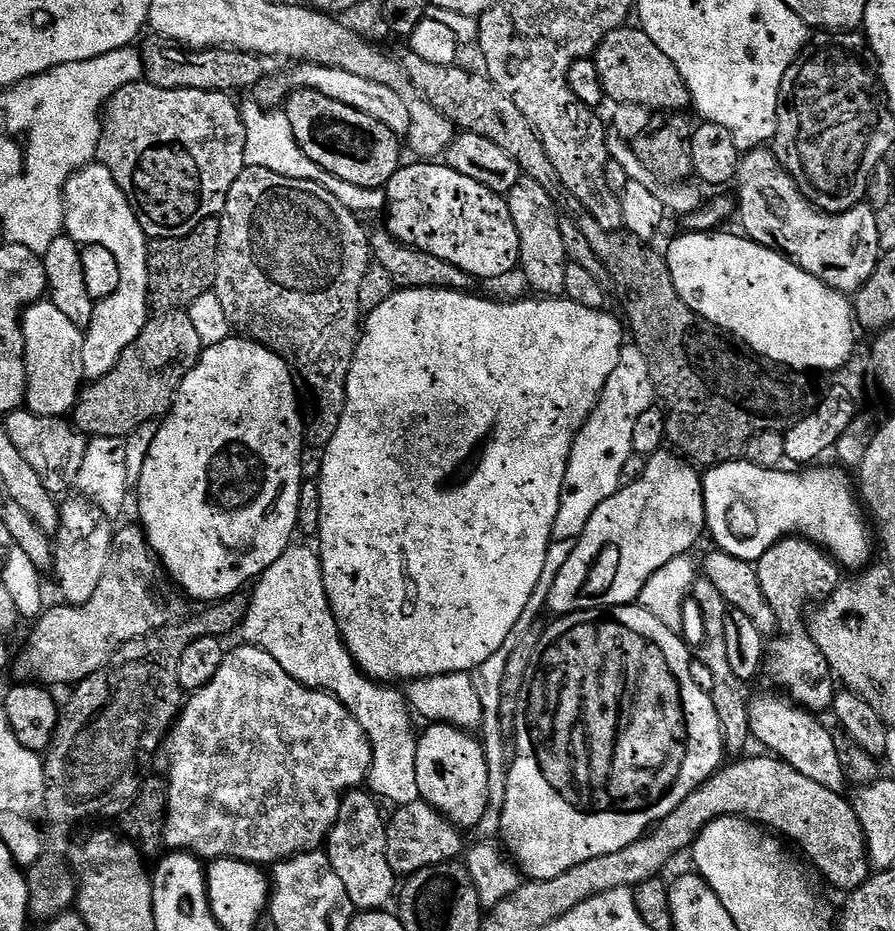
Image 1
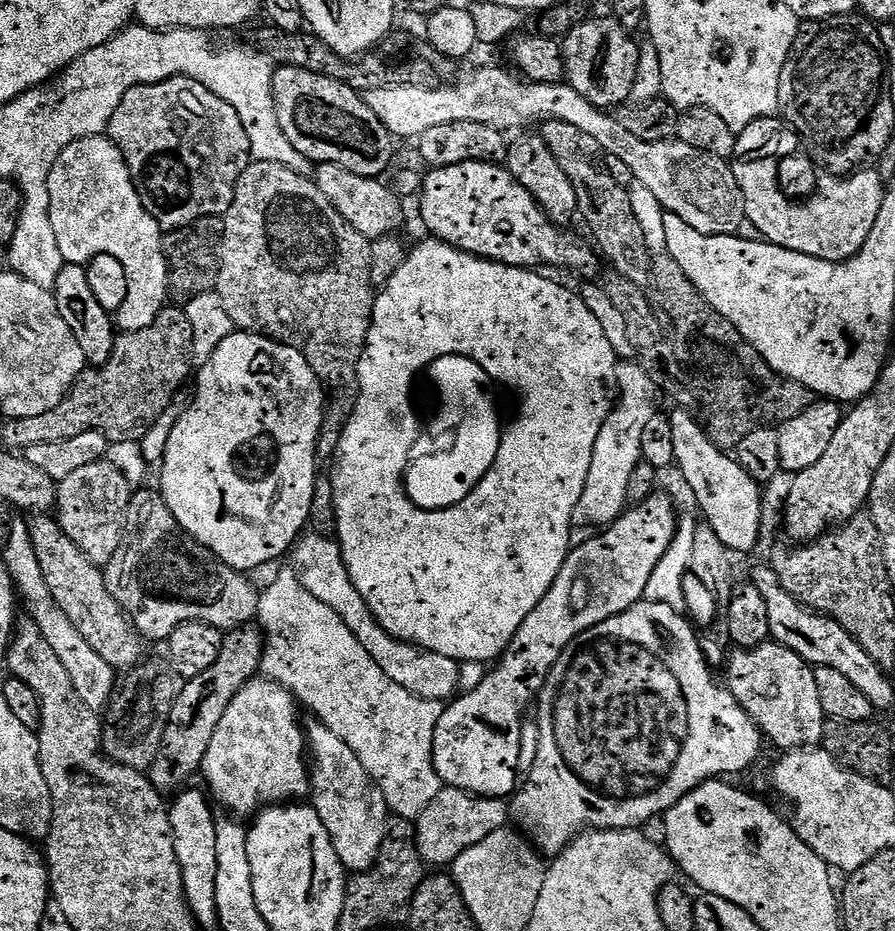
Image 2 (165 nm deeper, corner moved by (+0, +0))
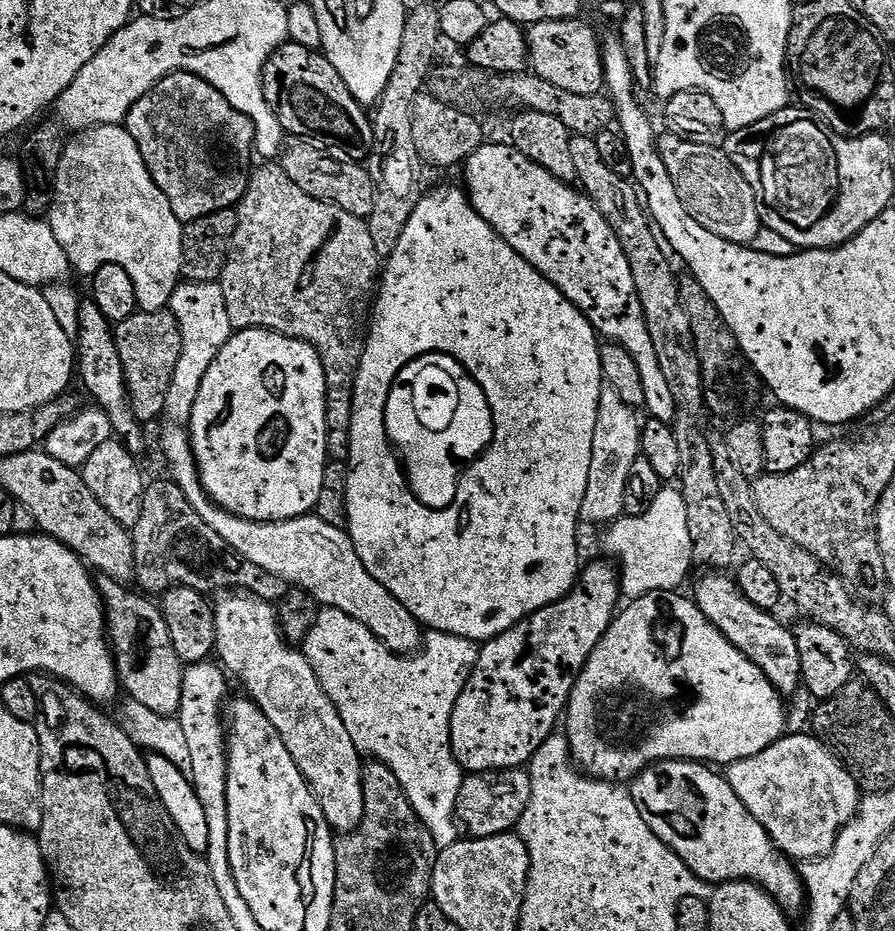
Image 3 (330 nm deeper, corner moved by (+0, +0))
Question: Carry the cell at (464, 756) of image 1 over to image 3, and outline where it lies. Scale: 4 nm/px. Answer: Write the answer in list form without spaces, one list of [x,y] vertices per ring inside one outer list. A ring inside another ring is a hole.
[[[611,563],[608,564],[592,564],[589,568],[587,565],[581,571],[579,580],[562,599],[539,608],[479,649],[475,657],[476,665],[472,673],[470,668],[464,689],[456,696],[450,722],[452,752],[465,773],[506,772],[513,768],[524,768],[527,760],[535,752],[537,755],[547,740],[553,739],[555,732],[552,731],[565,715],[568,696],[586,666],[588,655],[596,649],[618,615],[618,605],[622,600],[620,574]]]

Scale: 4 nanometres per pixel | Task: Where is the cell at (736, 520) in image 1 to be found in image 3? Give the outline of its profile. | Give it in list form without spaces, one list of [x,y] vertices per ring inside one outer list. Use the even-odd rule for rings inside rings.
[[[484,143],[474,155],[463,165],[463,187],[474,210],[492,229],[498,233],[534,270],[542,273],[554,287],[569,300],[576,309],[592,323],[592,329],[605,341],[622,346],[634,358],[638,366],[638,374],[642,374],[642,390],[646,390],[644,408],[647,415],[658,422],[670,425],[676,423],[676,403],[674,393],[666,383],[666,374],[662,374],[662,366],[658,362],[658,354],[654,351],[654,338],[650,338],[650,330],[646,326],[646,318],[642,310],[642,302],[638,298],[638,290],[634,286],[634,274],[630,270],[630,262],[626,258],[626,250],[622,250],[622,242],[618,242],[618,234],[606,222],[602,210],[579,187],[567,180],[554,178],[550,170],[538,166],[526,154],[522,154],[511,143]]]

